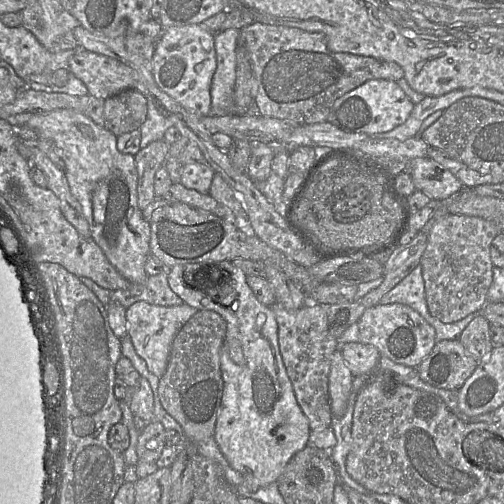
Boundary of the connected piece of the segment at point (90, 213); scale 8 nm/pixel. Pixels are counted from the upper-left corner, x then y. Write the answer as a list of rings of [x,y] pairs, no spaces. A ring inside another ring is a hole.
[[[57,109],[36,114],[25,125],[36,133],[34,145],[64,172],[72,195],[82,207],[82,213],[89,224],[93,241],[125,279],[133,284],[143,284],[148,278],[144,267],[150,254],[151,228],[138,208],[138,174],[135,157],[121,153],[117,149],[116,135],[104,126],[97,125],[84,113],[72,109]]]

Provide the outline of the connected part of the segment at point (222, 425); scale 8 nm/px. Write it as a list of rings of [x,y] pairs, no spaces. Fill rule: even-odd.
[[[226,260],[217,264],[209,264],[209,266],[217,266],[217,268],[222,270],[222,277],[227,275],[230,280],[237,294],[231,307],[217,302],[219,301],[217,300],[218,297],[215,298],[217,283],[215,286],[208,286],[191,281],[187,264],[177,264],[166,269],[168,271],[168,283],[172,291],[183,300],[183,303],[196,308],[198,311],[214,311],[222,316],[227,323],[226,337],[220,351],[220,368],[224,388],[216,420],[214,438],[232,468],[244,476],[253,477],[260,487],[265,487],[276,482],[290,459],[309,444],[311,433],[309,420],[297,402],[293,385],[282,360],[278,343],[278,323],[272,308],[263,305],[257,300],[247,284],[247,275],[234,266],[232,261]],[[233,340],[241,342],[244,355],[244,363],[242,365],[235,364],[229,356]]]

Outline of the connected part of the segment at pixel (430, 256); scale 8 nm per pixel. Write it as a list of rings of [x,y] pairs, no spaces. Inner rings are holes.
[[[446,214],[433,223],[420,259],[427,307],[433,317],[449,324],[483,309],[493,281],[490,248],[500,232],[495,223],[474,216]]]

